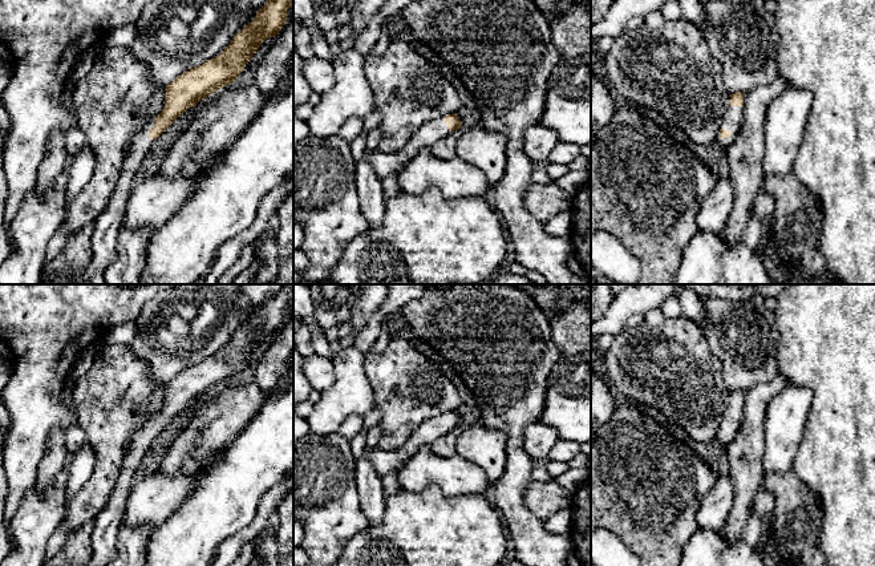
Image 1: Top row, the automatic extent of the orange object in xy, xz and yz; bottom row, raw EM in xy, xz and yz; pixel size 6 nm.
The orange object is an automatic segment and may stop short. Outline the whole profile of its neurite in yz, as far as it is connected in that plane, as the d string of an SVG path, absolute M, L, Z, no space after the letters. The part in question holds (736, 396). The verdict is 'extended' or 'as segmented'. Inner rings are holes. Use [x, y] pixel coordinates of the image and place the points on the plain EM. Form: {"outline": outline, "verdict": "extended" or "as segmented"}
{"outline": "M741 389L732 391L729 405L725 411L717 437L718 441L726 446L726 449L740 429L742 421L742 409L744 392Z", "verdict": "extended"}

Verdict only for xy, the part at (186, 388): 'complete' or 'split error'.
split error

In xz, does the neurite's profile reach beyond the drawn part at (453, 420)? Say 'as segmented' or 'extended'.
extended

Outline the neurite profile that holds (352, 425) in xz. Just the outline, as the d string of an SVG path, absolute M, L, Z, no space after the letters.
M351 416L341 424L341 426L339 428L339 433L344 438L352 440L362 428L364 428L364 417Z

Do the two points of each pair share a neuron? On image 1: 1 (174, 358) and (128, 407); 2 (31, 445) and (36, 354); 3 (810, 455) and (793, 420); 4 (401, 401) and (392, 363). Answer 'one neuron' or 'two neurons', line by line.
1: two neurons
2: one neuron
3: two neurons
4: one neuron

